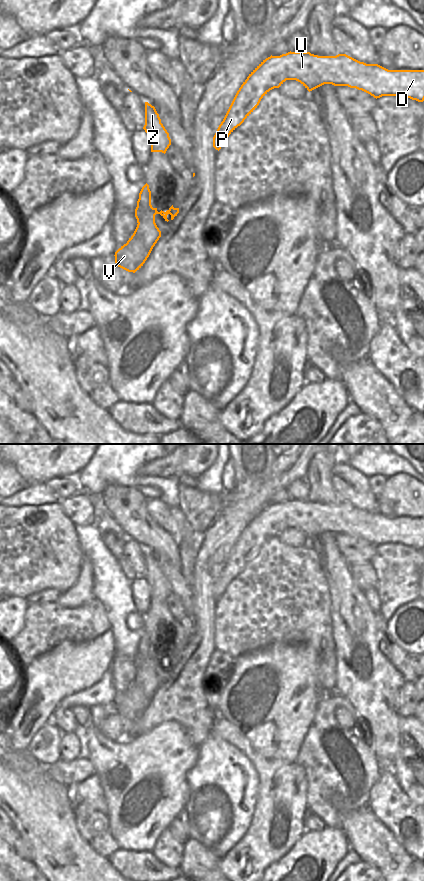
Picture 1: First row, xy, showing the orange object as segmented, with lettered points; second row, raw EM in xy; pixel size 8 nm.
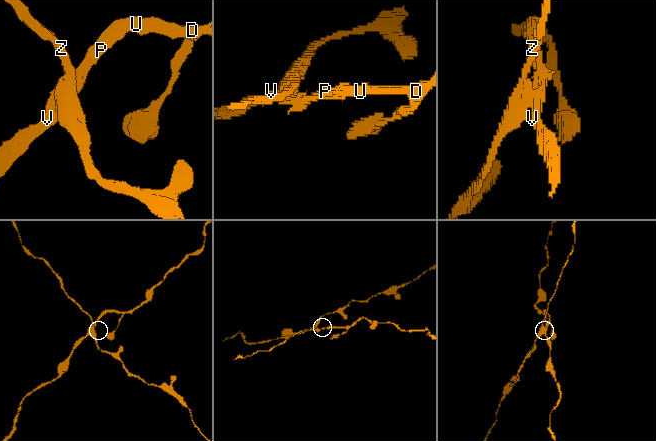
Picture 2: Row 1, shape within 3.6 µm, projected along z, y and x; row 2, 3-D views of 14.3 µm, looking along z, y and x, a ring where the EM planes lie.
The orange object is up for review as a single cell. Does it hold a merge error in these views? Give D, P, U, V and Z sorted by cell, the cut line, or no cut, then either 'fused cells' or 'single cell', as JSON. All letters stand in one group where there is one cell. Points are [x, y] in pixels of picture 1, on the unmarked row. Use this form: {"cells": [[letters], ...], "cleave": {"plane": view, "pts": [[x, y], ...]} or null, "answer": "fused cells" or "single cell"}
{"cells": [["D", "P", "U", "V"], ["Z"]], "cleave": {"plane": "xy", "pts": [[153, 656], [145, 659], [137, 670]]}, "answer": "fused cells"}

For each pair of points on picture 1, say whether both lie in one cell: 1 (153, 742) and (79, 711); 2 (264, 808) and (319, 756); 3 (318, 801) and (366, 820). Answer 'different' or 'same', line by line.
1: different
2: different
3: different

